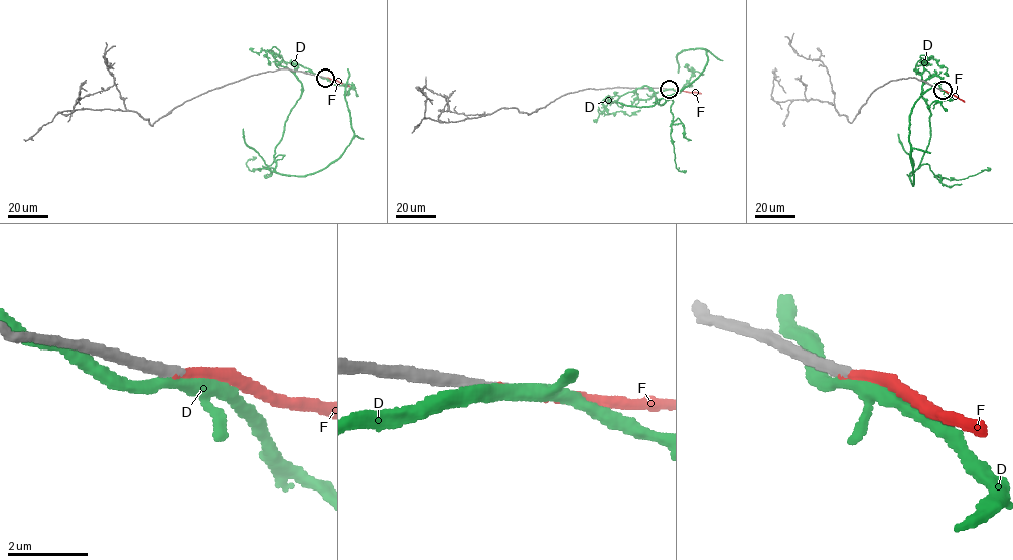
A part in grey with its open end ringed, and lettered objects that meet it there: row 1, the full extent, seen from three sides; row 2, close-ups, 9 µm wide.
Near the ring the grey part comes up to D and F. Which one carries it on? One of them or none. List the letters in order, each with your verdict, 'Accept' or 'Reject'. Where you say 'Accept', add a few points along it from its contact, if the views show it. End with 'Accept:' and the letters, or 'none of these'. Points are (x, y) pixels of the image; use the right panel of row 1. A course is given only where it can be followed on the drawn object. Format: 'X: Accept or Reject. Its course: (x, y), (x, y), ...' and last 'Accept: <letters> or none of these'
D: Reject
F: Accept. Its course: (943, 91), (964, 102)
Accept: F

